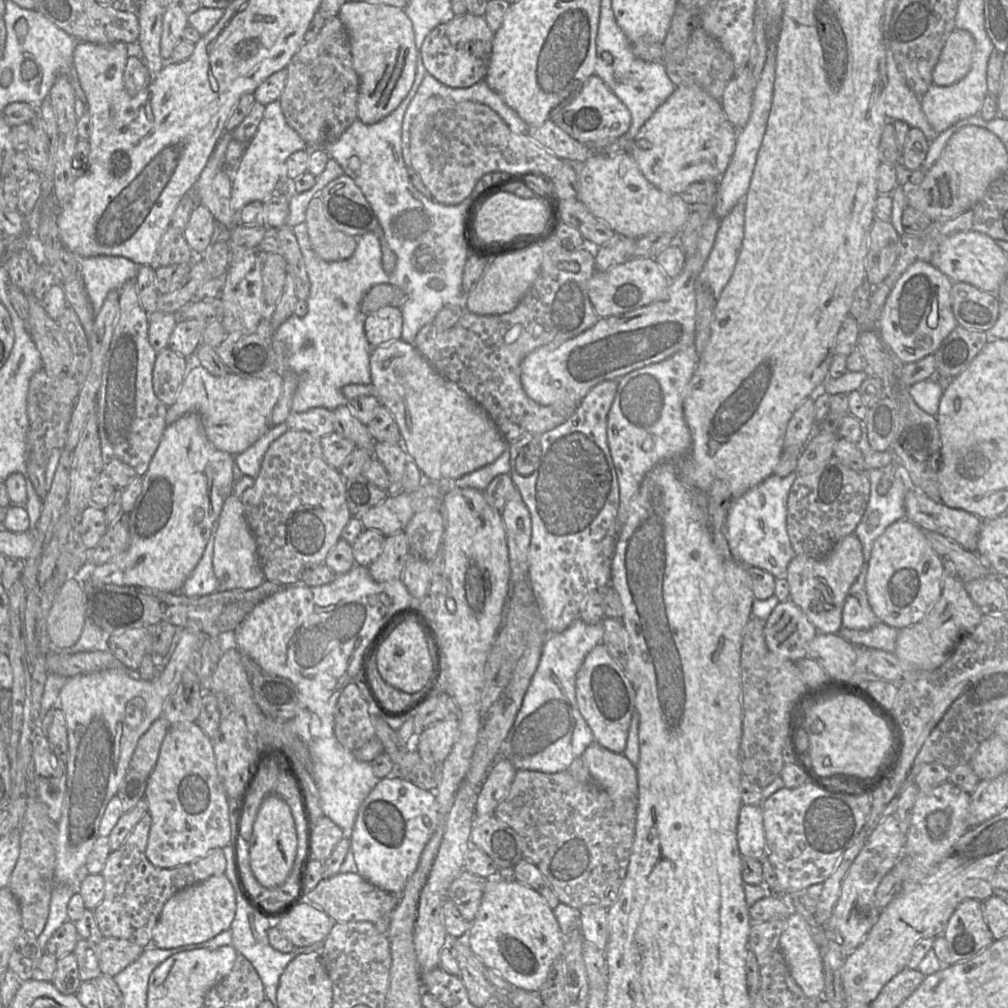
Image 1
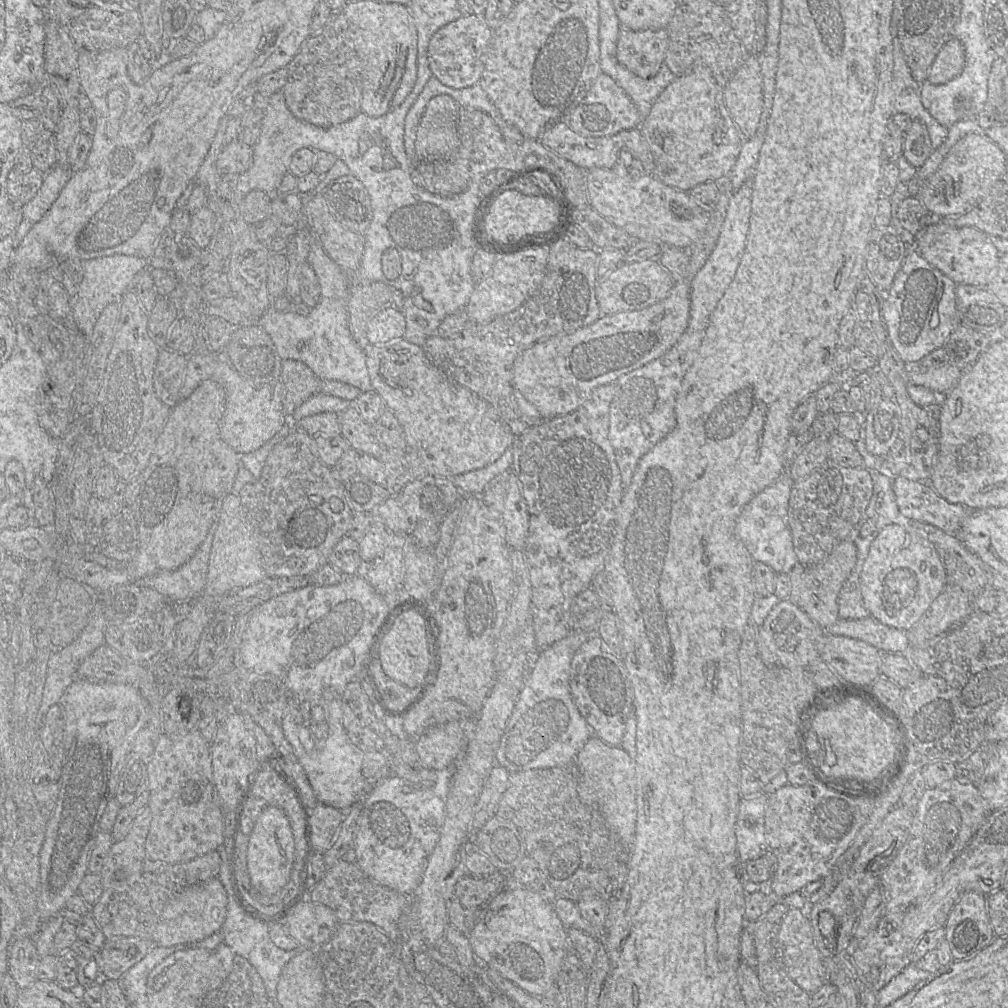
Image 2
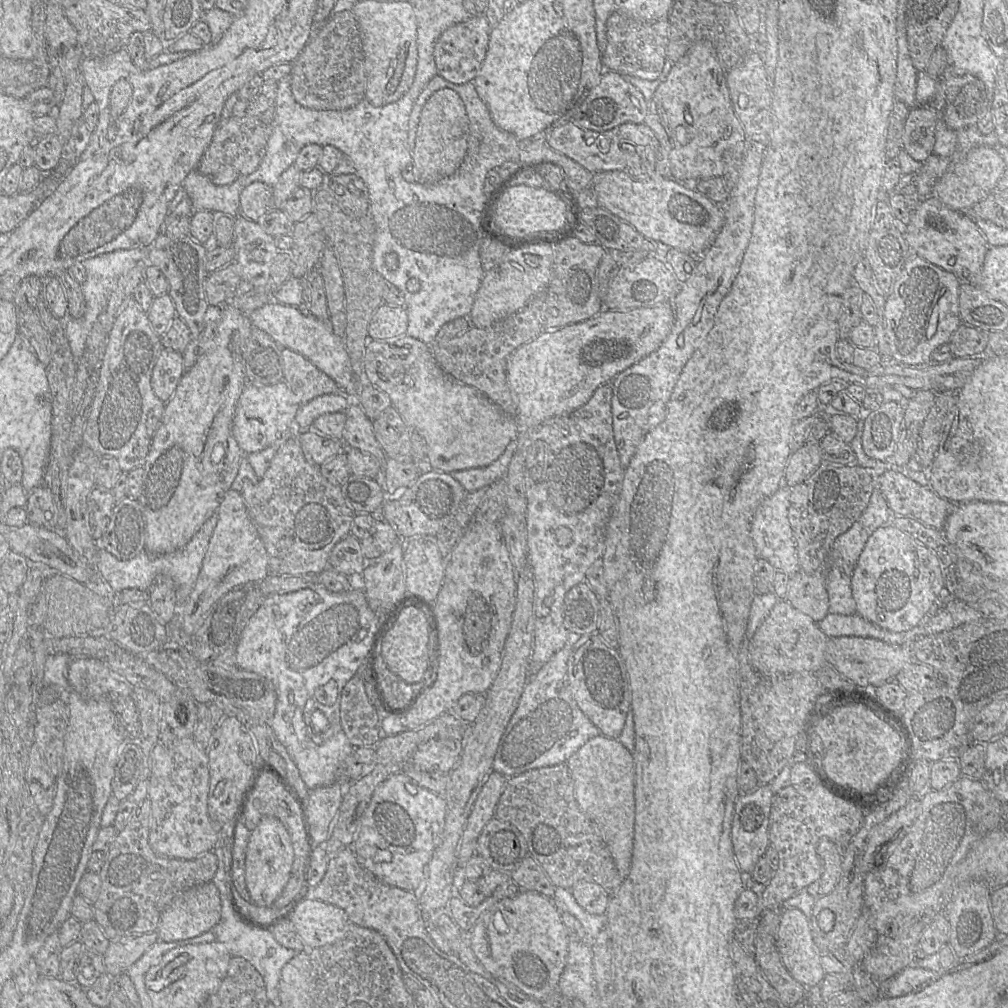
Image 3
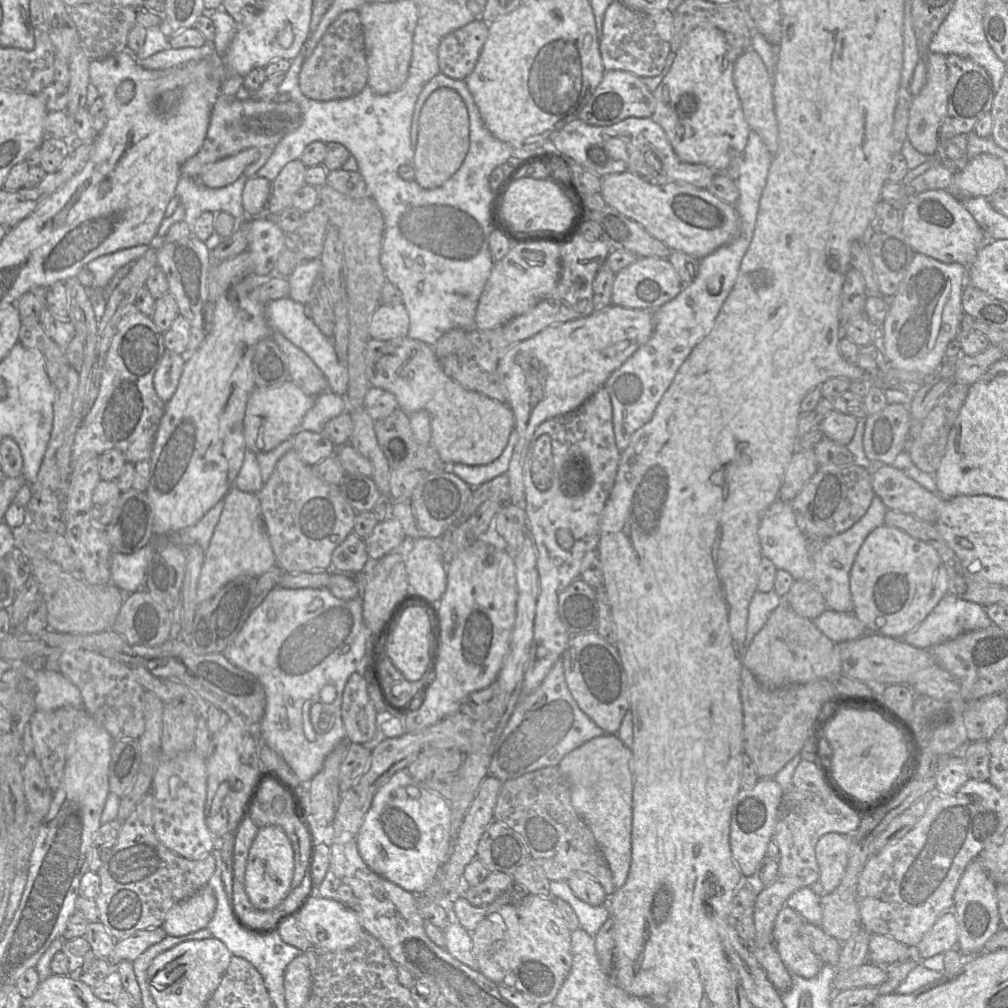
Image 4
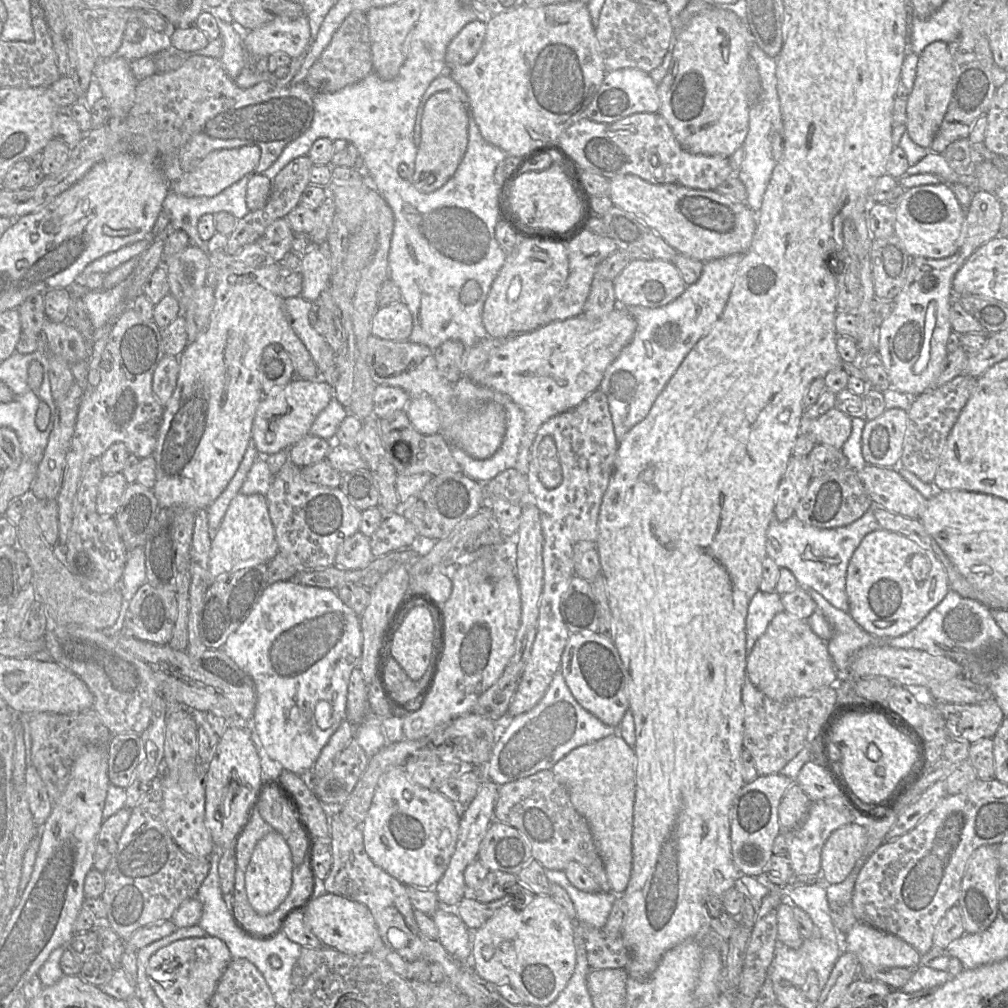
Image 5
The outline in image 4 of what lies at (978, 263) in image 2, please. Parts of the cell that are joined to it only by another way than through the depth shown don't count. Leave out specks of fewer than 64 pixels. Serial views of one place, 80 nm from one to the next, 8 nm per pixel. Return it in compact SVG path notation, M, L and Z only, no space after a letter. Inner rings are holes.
M946 189L917 194L901 211L901 232L915 253L940 262L970 267L986 244L986 237L963 203Z

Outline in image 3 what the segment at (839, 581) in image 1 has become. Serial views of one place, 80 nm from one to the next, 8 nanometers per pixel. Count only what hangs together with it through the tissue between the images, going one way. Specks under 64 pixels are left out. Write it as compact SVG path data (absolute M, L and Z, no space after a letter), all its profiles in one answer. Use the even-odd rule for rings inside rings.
M800 569L790 575L786 600L816 623L829 613L829 597L822 572L806 573Z

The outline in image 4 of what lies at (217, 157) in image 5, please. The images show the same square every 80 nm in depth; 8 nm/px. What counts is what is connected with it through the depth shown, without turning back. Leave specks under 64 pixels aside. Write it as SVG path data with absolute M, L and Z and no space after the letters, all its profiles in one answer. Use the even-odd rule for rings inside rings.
M255 147L206 165L197 180L209 188L222 188L235 182L245 168L259 158Z

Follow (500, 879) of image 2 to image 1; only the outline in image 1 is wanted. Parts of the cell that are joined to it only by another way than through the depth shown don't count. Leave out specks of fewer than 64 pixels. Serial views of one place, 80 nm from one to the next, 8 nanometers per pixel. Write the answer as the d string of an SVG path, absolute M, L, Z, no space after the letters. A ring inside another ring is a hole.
M463 869L452 882L448 899L452 900L462 917L473 922L479 909L487 878L471 874Z

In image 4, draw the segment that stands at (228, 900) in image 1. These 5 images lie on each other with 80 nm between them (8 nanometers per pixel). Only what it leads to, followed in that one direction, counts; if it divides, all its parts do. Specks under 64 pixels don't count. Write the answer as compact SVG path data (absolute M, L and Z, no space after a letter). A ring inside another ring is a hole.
M206 885L174 905L161 927L168 936L184 936L206 928L215 913L216 903L213 889Z

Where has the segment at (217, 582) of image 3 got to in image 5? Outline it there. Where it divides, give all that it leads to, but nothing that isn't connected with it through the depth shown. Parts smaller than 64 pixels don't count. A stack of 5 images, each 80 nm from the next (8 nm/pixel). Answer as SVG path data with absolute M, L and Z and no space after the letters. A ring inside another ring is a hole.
M238 493L230 502L220 527L211 542L209 572L212 581L239 567L269 563L278 553L278 543L266 497Z

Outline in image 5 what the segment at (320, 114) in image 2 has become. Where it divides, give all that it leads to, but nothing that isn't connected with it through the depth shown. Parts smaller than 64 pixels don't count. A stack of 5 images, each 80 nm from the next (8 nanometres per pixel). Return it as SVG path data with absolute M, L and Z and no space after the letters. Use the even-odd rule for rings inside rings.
M353 11L344 19L328 46L310 67L304 82L315 93L334 93L358 83L371 72L372 51L367 17L364 12Z

